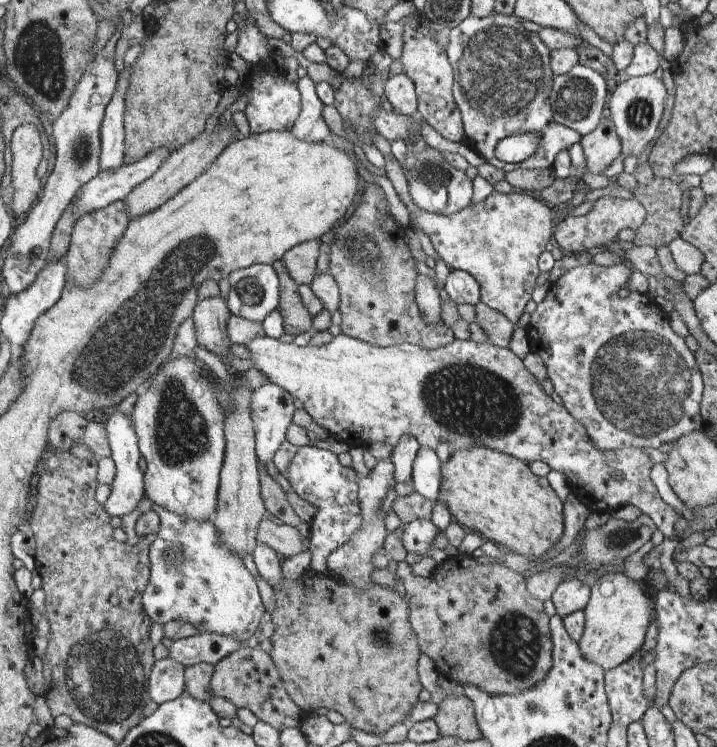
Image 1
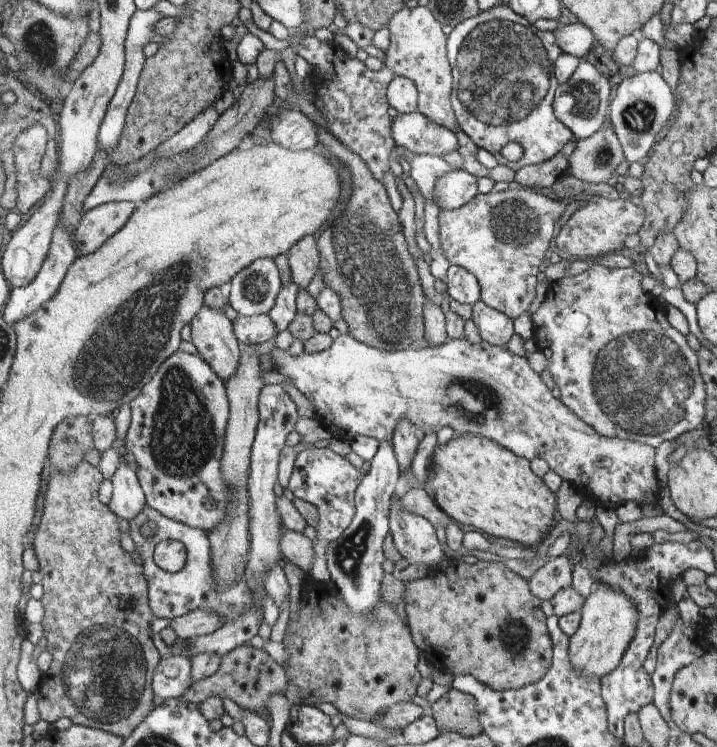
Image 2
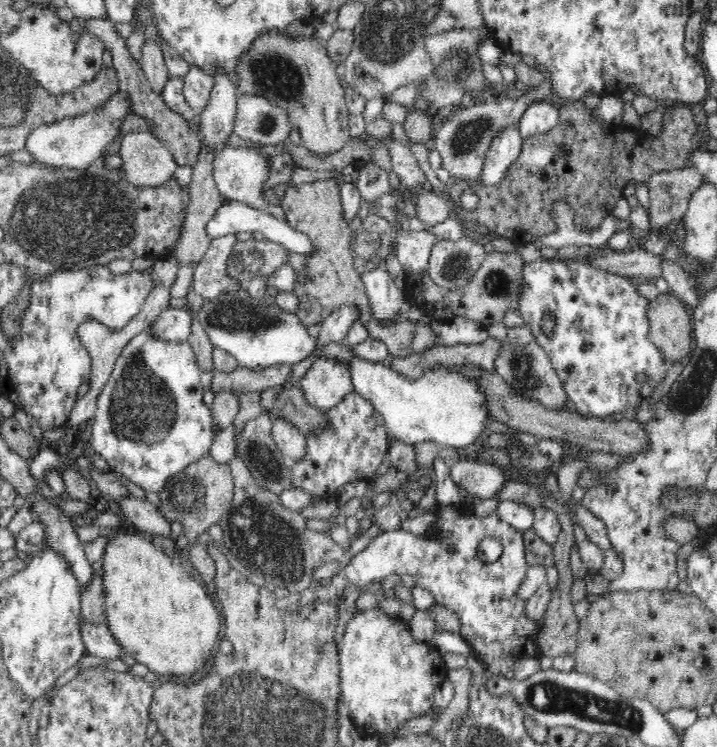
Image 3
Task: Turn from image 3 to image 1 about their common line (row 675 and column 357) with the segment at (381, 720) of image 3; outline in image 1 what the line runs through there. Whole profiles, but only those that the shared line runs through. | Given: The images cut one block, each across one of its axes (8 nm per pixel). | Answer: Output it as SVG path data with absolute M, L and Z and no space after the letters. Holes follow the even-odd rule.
M340 333L330 343L321 346L298 346L280 339L258 336L245 344L253 366L266 374L271 383L287 390L301 401L302 408L324 430L350 447L369 446L373 442L396 446L404 434L412 434L421 446L432 450L440 442L448 440L450 451L468 450L472 446L488 446L524 462L542 461L551 470L558 470L568 478L570 487L583 500L606 500L608 511L613 512L626 505L637 506L662 532L662 553L657 564L666 572L668 583L664 589L677 592L673 581L679 576L673 555L679 547L674 524L683 514L668 506L651 479L655 465L644 448L623 447L616 451L601 451L591 436L564 405L546 396L538 382L522 364L522 360L509 348L500 348L491 342L455 339L452 344L427 349L410 343L400 346L379 347L375 344Z

